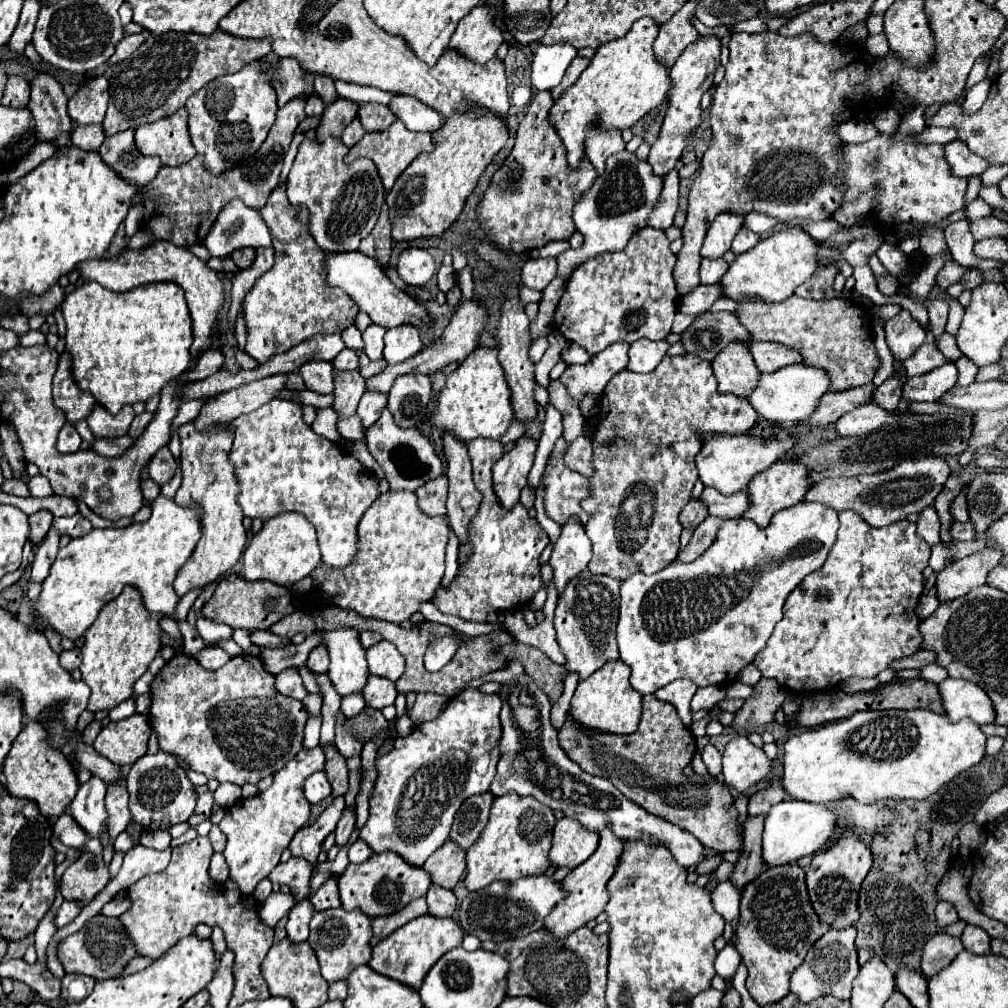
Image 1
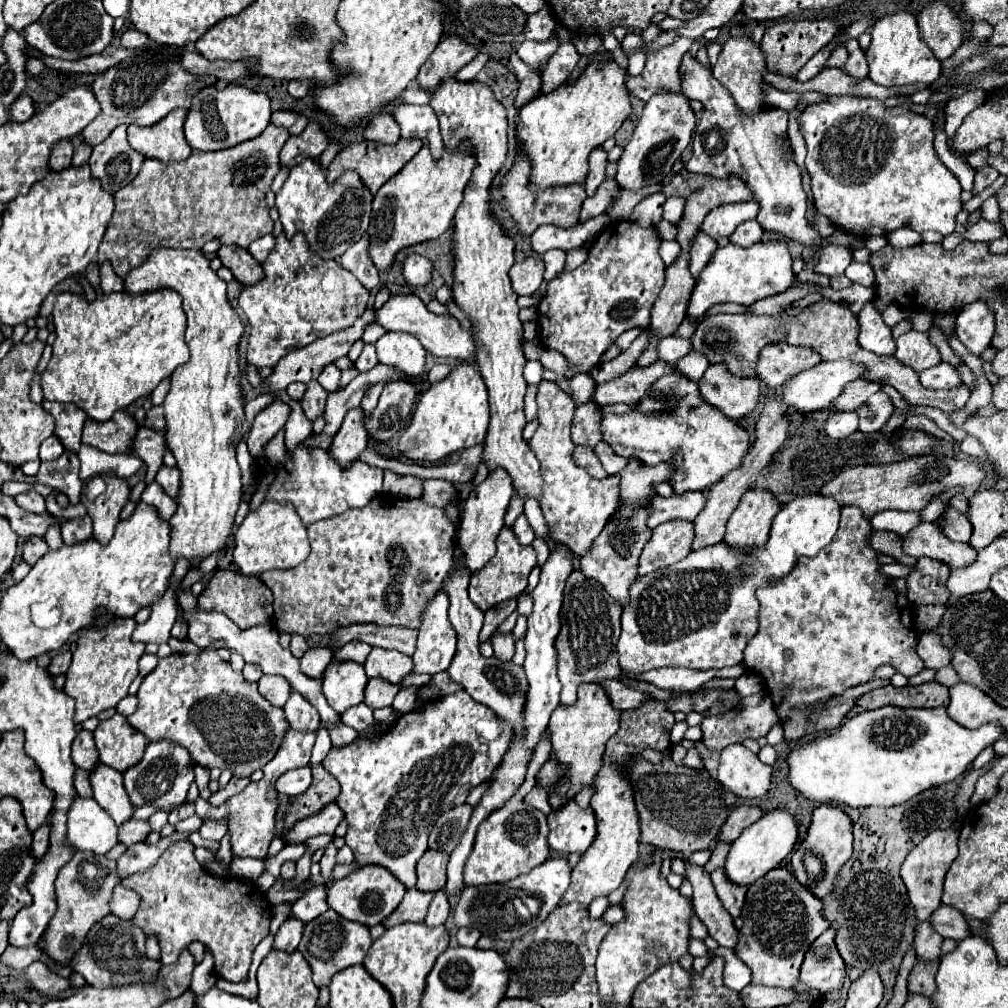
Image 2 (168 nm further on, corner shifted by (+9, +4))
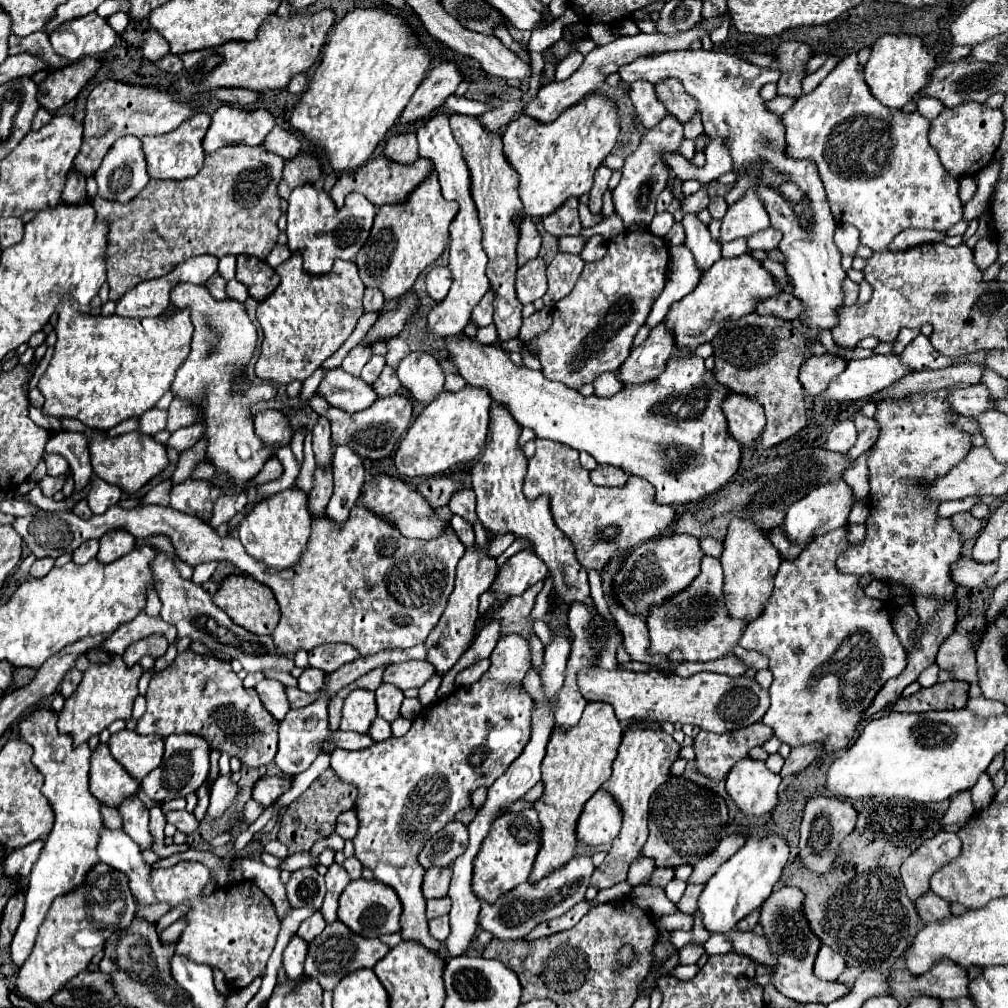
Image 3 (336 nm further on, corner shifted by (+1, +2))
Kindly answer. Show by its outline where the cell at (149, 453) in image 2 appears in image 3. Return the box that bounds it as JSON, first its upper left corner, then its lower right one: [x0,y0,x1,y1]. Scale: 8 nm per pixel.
[167,423,205,451]

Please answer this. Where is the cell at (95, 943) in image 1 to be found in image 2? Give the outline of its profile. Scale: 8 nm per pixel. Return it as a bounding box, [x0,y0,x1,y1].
[69,913,161,989]

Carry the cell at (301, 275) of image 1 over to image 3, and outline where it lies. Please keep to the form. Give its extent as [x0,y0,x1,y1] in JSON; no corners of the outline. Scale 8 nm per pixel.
[255,253,363,385]

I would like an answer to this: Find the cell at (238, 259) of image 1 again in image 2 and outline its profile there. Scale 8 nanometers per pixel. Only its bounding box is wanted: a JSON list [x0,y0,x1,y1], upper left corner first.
[217,245,263,285]

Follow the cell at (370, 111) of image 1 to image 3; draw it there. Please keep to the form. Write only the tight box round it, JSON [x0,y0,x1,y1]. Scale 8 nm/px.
[385,133,419,163]

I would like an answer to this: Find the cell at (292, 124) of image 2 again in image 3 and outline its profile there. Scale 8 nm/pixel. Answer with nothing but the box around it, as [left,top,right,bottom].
[263,127,301,161]

